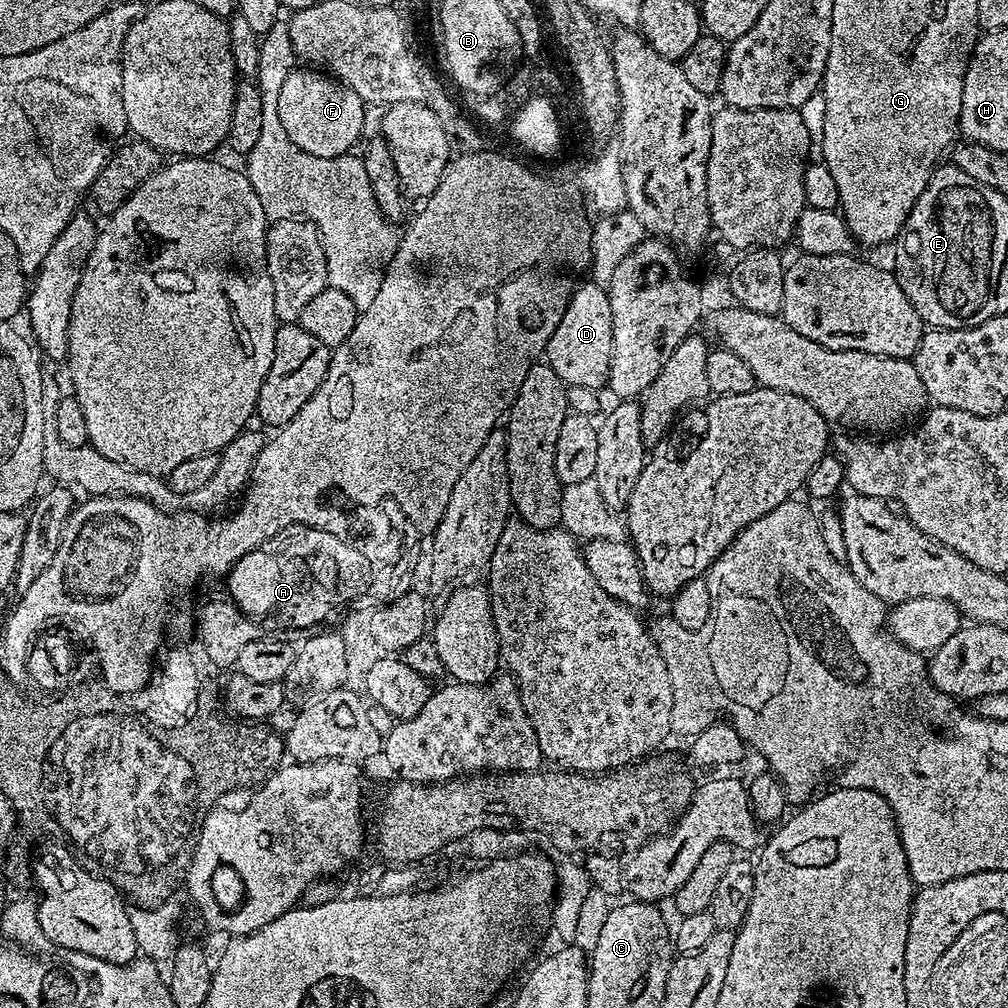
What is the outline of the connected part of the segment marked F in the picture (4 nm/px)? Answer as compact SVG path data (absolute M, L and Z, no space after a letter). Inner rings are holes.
M293 70L282 85L278 93L278 122L282 122L282 130L290 137L290 142L298 146L306 154L314 158L334 158L335 156L347 156L352 148L361 143L362 118L365 102L347 85L339 82L331 75L320 70L314 72L300 72Z

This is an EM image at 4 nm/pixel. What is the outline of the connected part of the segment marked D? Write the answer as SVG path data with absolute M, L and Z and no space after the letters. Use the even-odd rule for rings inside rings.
M581 283L572 293L566 306L566 314L562 314L562 322L558 322L558 330L550 334L546 362L554 370L554 374L564 380L565 385L573 384L600 390L608 382L613 346L612 315L607 291L601 285L599 288L596 284Z

